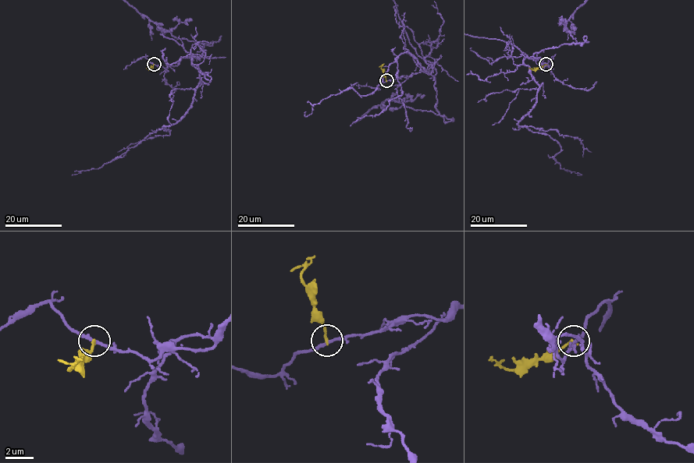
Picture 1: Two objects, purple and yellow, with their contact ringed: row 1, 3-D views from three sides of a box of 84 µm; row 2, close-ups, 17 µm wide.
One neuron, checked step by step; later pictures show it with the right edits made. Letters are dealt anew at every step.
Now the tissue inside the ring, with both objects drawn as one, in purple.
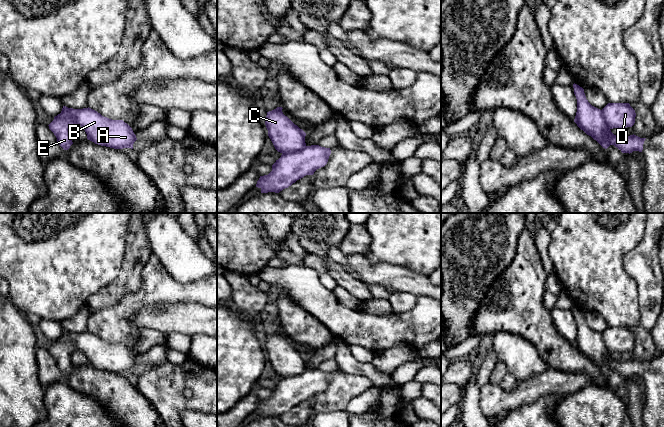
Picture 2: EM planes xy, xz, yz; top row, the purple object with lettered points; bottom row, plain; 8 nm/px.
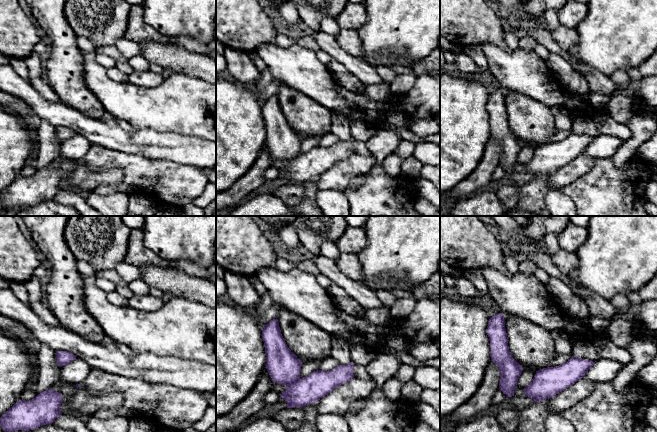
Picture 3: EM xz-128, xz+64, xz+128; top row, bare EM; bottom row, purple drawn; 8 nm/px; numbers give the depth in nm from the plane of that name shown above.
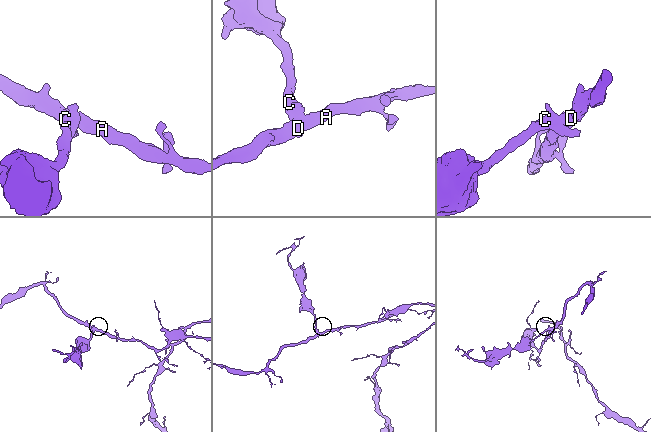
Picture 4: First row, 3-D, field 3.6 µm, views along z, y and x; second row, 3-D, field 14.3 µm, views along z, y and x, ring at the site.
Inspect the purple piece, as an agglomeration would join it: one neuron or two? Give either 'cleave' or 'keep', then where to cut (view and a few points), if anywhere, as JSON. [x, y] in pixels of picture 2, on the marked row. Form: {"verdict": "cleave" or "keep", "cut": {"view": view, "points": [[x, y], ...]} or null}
{"verdict": "cleave", "cut": {"view": "xz", "points": [[305, 145], [297, 150], [282, 154]]}}

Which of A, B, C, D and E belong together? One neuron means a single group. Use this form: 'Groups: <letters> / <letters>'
Groups: A B D / C E

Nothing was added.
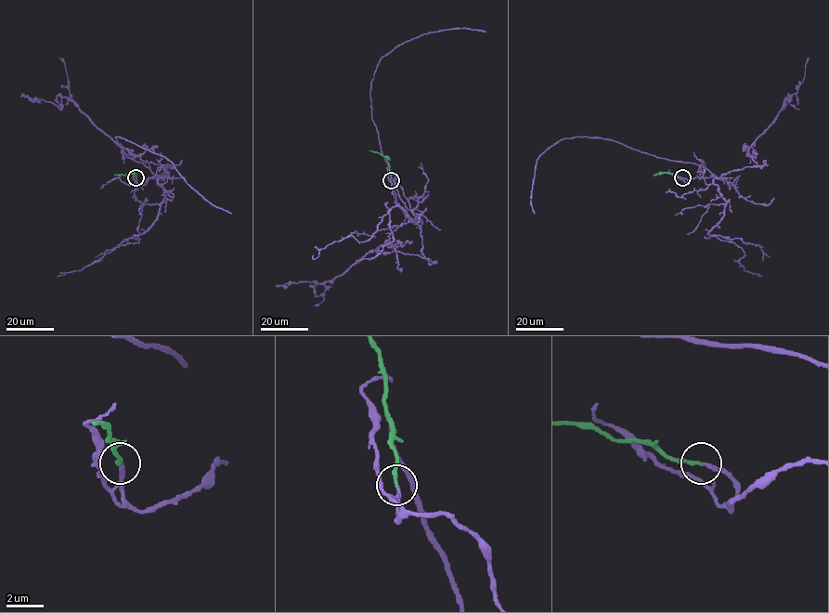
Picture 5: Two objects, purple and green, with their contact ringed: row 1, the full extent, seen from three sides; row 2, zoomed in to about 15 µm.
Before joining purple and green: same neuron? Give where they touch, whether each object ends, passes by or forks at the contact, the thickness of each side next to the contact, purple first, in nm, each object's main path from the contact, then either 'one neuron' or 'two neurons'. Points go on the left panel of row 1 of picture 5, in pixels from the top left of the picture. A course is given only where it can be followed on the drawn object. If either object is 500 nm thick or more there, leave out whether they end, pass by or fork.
at (136, 177); purple ends there; green ends there; 200 nm thick on the purple side, 200 nm on the other; purple runs (136, 177), (140, 184), (157, 175), (128, 157), (116, 137), (162, 155), (205, 200), (231, 214); green runs (136, 177), (133, 173), (114, 175); one neuron

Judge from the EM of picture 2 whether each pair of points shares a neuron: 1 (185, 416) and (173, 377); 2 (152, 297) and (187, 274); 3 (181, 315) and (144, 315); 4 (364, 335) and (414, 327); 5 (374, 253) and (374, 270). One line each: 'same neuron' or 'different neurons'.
1: different neurons
2: different neurons
3: same neuron
4: same neuron
5: different neurons

